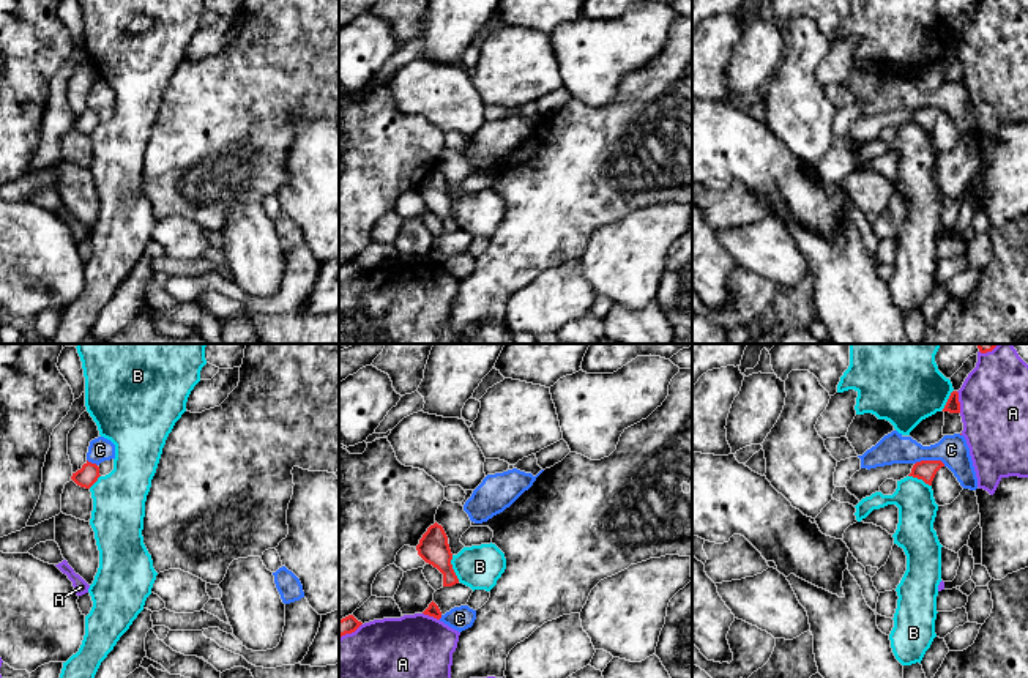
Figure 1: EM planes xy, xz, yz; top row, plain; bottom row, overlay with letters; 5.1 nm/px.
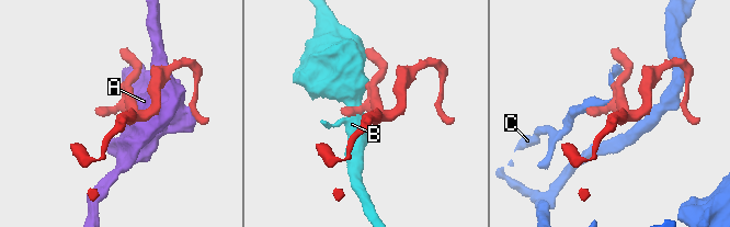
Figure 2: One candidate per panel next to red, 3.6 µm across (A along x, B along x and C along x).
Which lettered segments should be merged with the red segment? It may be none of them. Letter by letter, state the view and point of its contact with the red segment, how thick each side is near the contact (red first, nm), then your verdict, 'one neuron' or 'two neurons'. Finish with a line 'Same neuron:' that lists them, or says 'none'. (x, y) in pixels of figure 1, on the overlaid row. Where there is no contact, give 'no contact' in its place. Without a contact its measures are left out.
A: contact yz (959, 402); calibres 80 and 360 nm; two neurons
B: contact xz (451, 568); calibres 160 and 220 nm; two neurons
C: contact yz (931, 461); calibres 110 and 160 nm; two neurons
Same neuron: none

